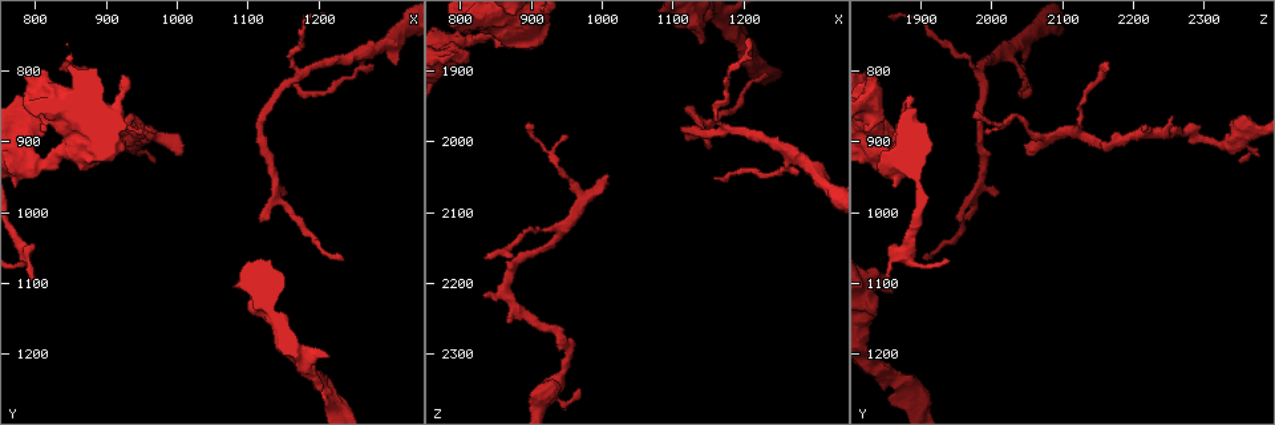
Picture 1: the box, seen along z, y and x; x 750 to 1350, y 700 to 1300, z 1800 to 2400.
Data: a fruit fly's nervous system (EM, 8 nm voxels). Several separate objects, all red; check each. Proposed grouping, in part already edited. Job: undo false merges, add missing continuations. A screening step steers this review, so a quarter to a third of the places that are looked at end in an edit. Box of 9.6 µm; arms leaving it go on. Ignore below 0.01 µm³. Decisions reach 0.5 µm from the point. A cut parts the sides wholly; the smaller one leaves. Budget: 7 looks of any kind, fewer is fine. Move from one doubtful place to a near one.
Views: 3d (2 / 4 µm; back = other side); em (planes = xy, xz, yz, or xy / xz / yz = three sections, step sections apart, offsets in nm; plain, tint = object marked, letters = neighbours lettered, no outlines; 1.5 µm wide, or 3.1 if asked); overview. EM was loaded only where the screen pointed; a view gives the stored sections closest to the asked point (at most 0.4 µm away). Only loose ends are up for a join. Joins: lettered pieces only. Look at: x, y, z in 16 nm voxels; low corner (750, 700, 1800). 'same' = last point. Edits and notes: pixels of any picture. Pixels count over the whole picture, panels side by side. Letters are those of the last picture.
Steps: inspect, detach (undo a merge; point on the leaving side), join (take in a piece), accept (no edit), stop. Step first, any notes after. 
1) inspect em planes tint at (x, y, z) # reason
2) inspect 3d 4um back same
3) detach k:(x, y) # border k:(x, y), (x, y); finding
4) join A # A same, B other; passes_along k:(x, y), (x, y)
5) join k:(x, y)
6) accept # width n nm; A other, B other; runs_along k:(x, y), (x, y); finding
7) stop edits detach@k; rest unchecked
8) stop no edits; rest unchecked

inspect em planes letters at (1180, 805, 1980)

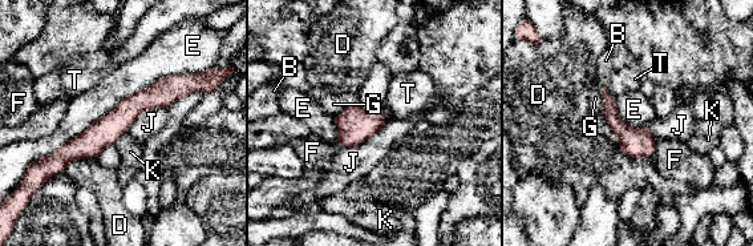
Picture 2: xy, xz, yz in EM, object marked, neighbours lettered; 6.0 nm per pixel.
accept # B other, D other, E other, F other, G other, J other, K other, T other; runs_along 2:(189, 88), (134, 104), (51, 162); one neuron here

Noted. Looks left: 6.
inspect 3d 4um at (1145, 1110, 1860) # thick end

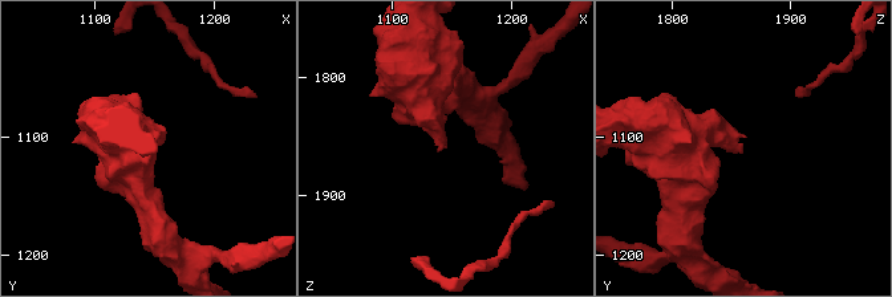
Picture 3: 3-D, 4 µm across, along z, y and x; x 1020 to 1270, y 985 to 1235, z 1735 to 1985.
inspect em planes plain at (1142, 1112, 1860) # need the tissue

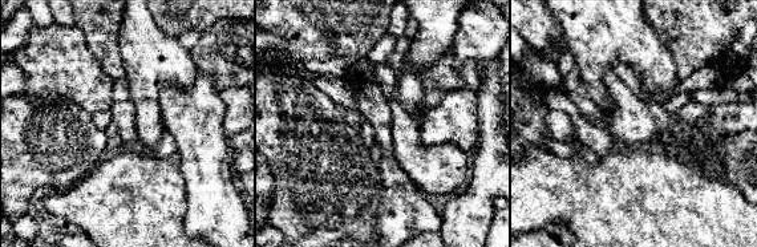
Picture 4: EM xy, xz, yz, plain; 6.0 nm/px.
inspect em planes letters same # see the neighbours

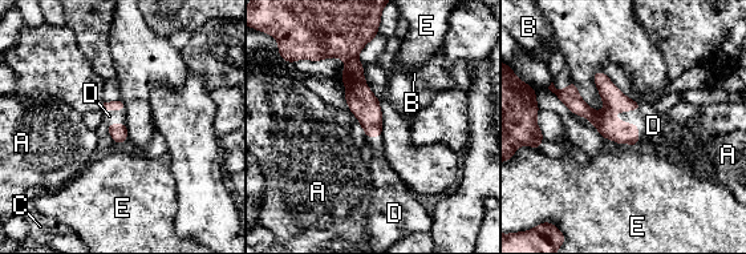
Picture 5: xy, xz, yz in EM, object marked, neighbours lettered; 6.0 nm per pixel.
join D # A other, B other, C other, D same, E other; passes_along 5:(617, 130), (631, 124), (653, 125); the neuron continues

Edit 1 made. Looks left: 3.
inspect em planes letters at (1150, 975, 2010) # branch stops here

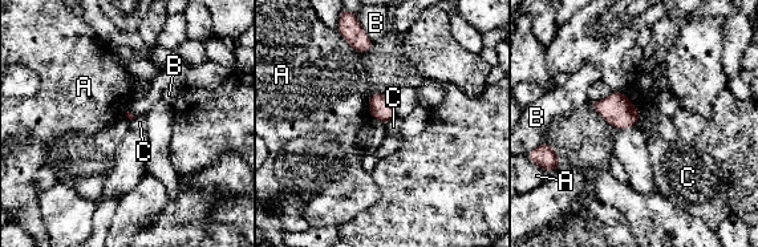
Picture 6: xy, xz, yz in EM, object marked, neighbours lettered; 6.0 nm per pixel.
accept # A other, B other, C other; border 6:(393, 117), (385, 124); none of them fits

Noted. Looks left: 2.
stop edits join@5; rest unchecked

